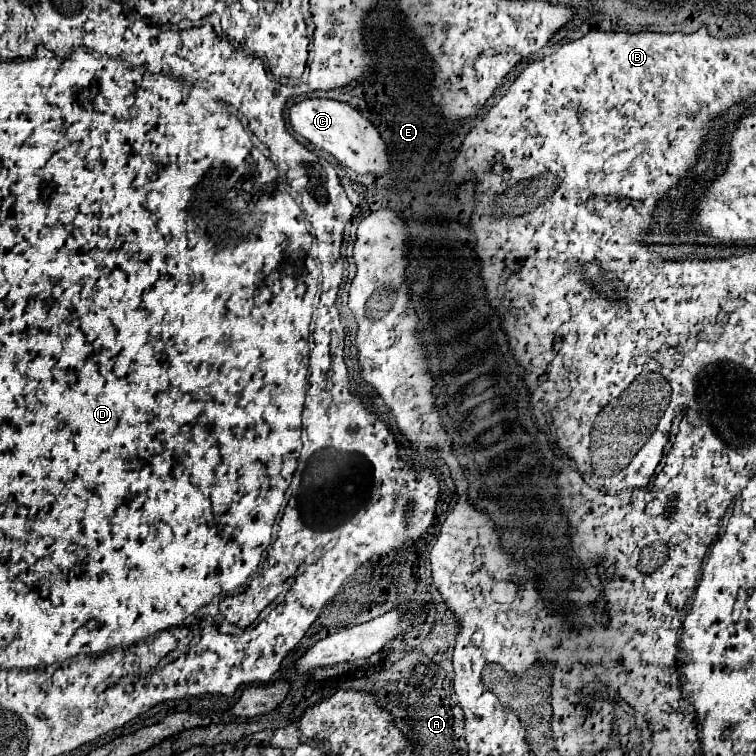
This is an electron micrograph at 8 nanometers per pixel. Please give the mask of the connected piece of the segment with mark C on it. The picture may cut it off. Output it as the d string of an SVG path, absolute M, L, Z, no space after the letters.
M307 98L291 106L289 110L289 122L291 128L309 140L315 148L321 148L329 154L333 154L343 166L355 170L357 174L369 174L383 176L389 170L389 156L387 146L377 132L377 128L361 116L355 108L351 108L345 102L337 102L331 98Z

